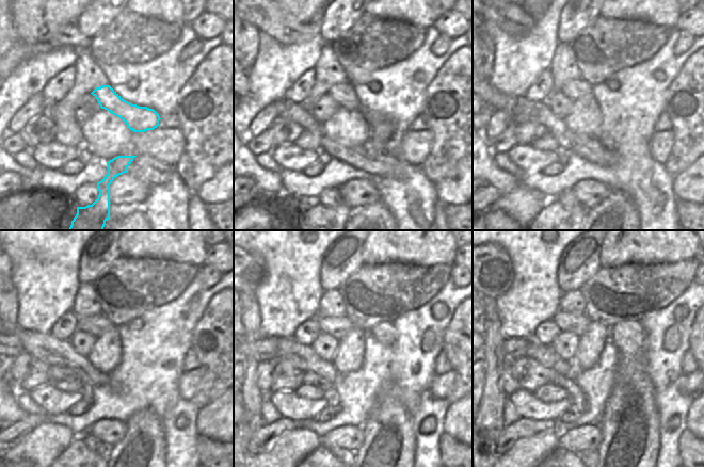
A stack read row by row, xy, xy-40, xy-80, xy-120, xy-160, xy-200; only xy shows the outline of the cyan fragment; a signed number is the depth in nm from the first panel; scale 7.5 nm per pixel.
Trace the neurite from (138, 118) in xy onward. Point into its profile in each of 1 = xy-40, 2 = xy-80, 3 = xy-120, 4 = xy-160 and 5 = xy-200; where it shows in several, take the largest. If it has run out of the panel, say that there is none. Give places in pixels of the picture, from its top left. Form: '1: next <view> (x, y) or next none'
1: next xy-40 (380, 127)
2: next xy-80 (574, 89)
3: next xy-120 (96, 325)
4: next xy-160 (337, 326)
5: next xy-200 (577, 323)

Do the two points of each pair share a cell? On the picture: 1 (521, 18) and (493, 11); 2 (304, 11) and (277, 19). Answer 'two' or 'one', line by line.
1: one
2: two

